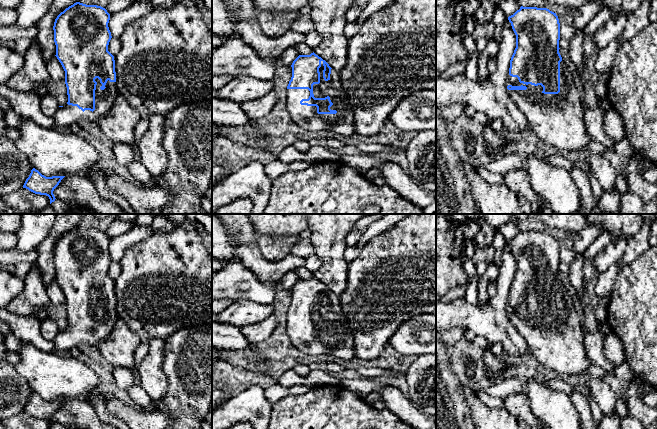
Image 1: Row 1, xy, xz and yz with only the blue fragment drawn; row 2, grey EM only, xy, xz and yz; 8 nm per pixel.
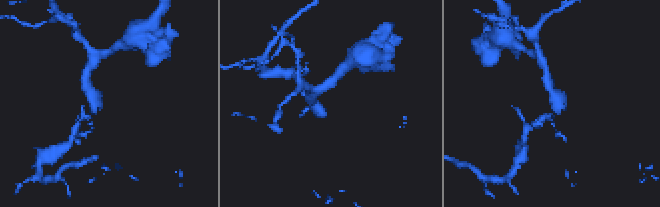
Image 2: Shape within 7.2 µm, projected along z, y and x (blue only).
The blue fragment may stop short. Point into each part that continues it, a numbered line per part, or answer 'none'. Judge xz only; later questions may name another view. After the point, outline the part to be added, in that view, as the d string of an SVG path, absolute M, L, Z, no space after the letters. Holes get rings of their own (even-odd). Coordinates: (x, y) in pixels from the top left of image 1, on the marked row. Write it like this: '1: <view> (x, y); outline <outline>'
1: xz (303, 117); outline M321 61L320 83L313 85L315 98L330 97L333 105L331 110L336 114L318 114L316 106L301 105L302 99L308 99L308 89L287 89L286 91L286 118L296 130L310 132L331 131L342 137L351 137L355 133L353 110L343 88L340 73L331 69L330 79L323 78L323 61Z

